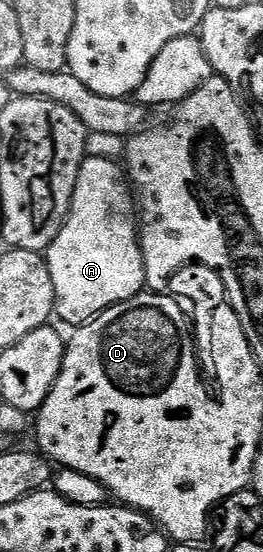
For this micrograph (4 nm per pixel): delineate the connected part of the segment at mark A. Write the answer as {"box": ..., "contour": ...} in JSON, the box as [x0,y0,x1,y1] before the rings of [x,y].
{"box":[46,156,146,327],"contour":[[[85,156],[78,171],[78,183],[74,187],[68,218],[64,220],[64,225],[46,250],[50,279],[56,292],[54,313],[66,324],[72,325],[71,327],[87,325],[102,311],[123,301],[134,299],[146,289],[144,283],[146,267],[140,250],[138,232],[138,205],[134,200],[134,189],[125,170],[121,166],[119,169],[116,165],[119,164],[110,157]]]}

